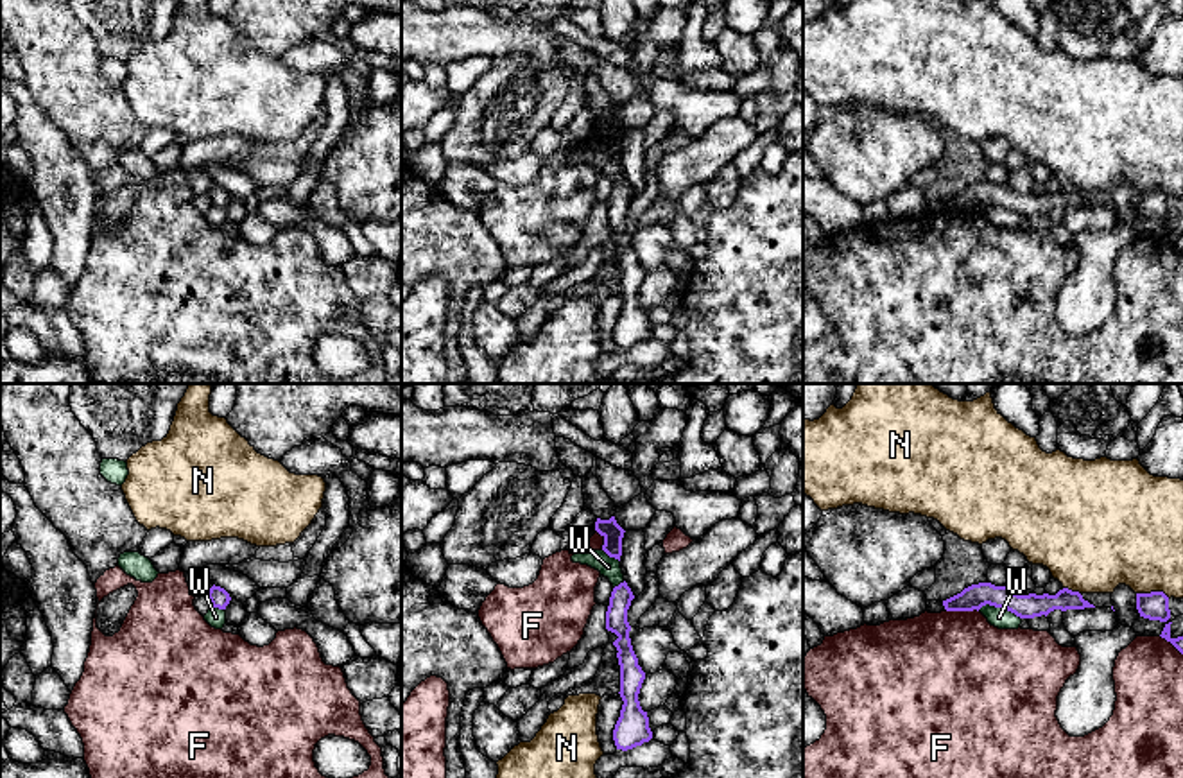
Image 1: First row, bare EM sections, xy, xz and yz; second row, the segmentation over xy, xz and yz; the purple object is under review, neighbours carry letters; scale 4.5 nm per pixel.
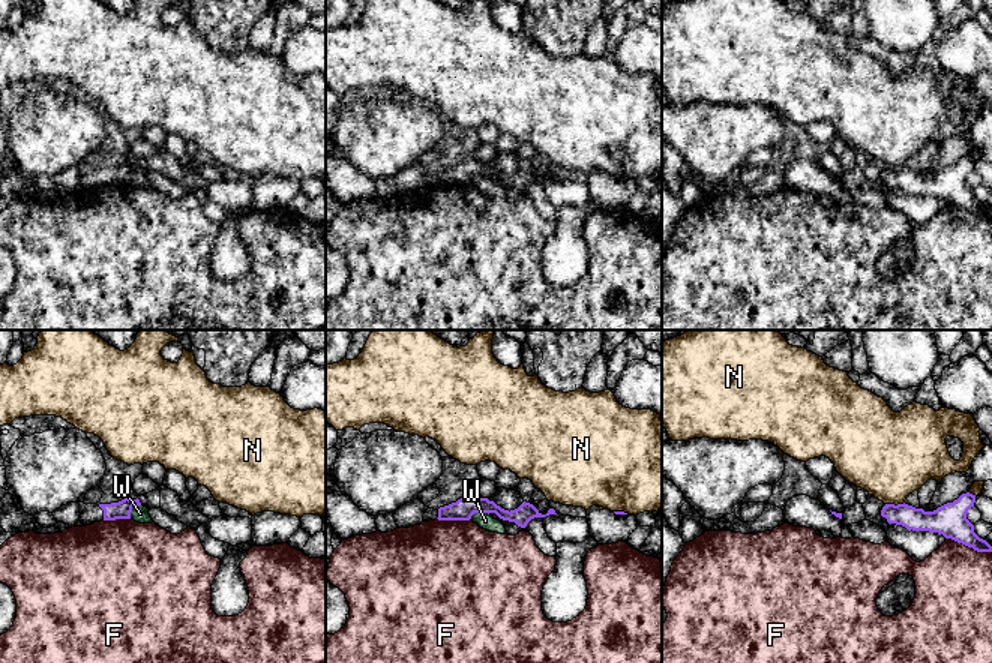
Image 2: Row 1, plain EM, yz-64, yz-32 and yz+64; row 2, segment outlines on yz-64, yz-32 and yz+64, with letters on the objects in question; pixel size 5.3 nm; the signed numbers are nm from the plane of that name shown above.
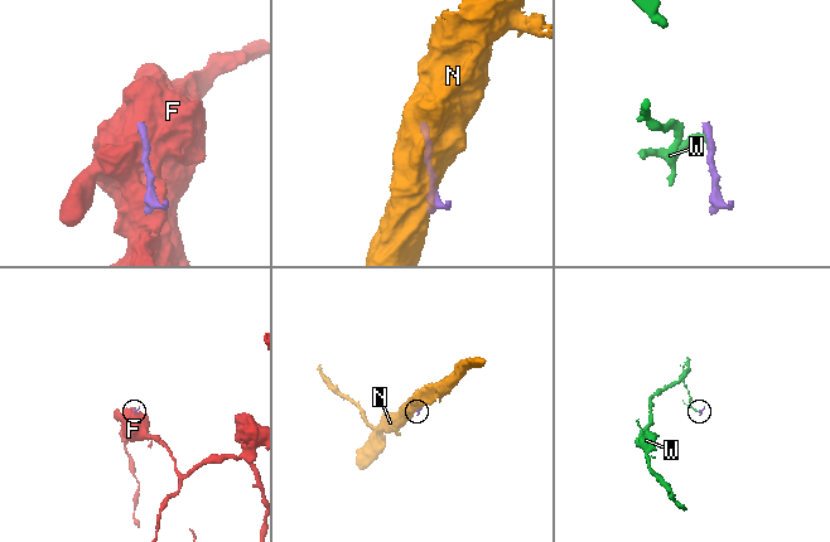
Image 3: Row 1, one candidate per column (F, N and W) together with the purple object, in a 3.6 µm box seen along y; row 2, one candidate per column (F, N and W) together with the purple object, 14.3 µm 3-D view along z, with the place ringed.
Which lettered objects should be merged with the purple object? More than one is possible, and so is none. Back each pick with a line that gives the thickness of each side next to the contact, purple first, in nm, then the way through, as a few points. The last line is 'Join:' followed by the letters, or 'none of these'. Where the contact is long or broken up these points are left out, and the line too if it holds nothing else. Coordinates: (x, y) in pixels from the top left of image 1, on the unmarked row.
Join: none of these

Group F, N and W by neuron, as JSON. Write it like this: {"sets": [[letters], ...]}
{"sets": [["F"], ["N"], ["W"]]}

